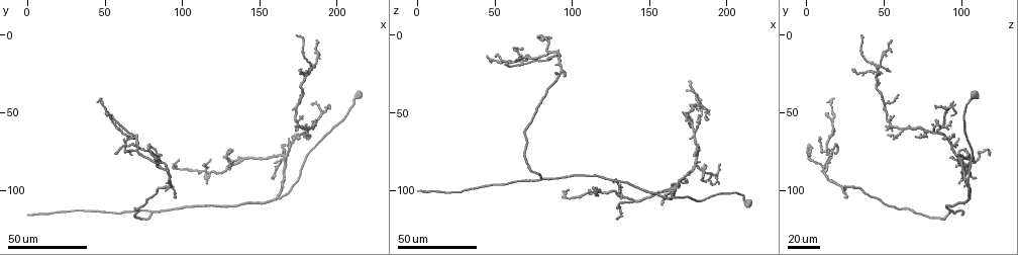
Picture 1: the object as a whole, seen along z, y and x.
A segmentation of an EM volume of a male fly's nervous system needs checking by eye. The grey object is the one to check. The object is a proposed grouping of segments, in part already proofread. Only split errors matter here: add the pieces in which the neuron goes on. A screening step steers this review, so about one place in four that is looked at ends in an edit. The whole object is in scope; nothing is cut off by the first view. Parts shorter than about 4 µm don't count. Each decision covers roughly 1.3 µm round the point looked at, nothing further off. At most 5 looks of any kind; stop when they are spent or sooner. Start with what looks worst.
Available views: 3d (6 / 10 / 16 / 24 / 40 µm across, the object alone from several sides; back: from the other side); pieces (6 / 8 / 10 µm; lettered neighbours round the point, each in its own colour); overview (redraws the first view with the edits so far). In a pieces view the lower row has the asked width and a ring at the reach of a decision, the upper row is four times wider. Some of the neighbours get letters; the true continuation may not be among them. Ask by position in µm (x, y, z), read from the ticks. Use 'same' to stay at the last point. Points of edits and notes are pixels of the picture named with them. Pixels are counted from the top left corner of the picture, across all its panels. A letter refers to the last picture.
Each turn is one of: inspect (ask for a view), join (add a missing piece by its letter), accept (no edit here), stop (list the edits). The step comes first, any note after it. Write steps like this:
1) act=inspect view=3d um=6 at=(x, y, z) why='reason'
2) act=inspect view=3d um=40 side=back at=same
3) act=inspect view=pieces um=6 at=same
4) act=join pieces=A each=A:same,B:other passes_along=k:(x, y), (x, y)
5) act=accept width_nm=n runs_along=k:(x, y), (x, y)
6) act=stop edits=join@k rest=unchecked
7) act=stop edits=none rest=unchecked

act=inspect view=3d um=40 at=(1, 117, 100) why='branch stops here'

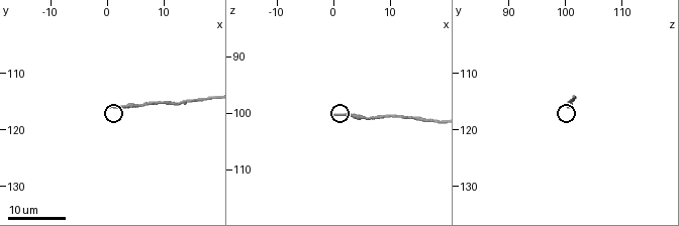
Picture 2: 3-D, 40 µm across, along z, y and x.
act=inspect view=pieces um=8 at=(0.5, 116.0, 100.5)

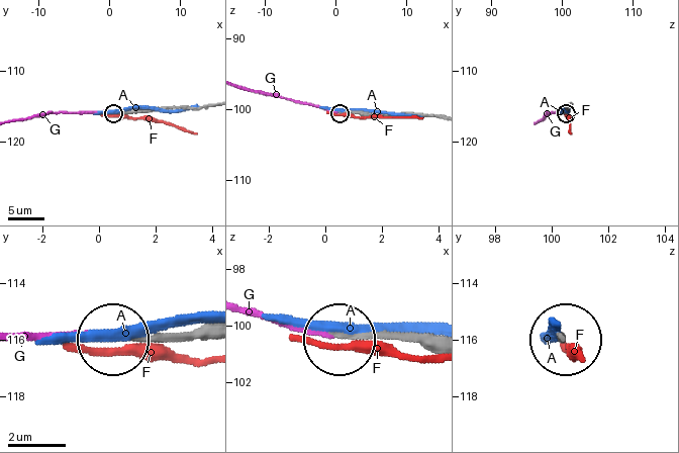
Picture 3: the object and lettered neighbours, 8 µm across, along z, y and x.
act=join pieces=G each=A:other,F:other,G:same passes_along=3:(358, 113), (325, 110), (243, 89) found='the neuron continues'

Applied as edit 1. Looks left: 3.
act=inspect view=3d um=40 at=(128, 78, 119) why='thin end'

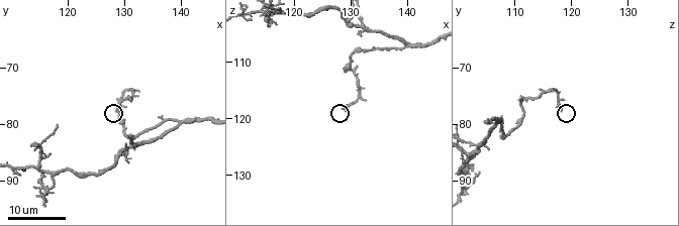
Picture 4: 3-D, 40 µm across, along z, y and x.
act=inspect view=3d um=6 at=(128.5, 77.5, 118.5)

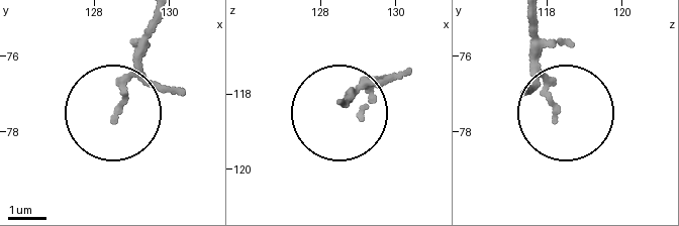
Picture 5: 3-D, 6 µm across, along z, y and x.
act=inspect view=pieces um=6 at=(128.55, 77.50, 118.25)

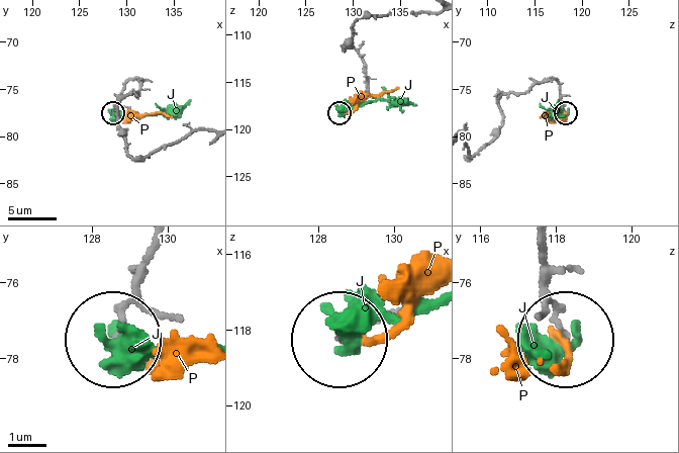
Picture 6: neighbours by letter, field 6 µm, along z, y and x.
act=accept each=J:other,P:other runs_along=6:(158, 250), (119, 334) found='no lettered piece goes on from it'

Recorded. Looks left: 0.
act=stop edits=join@3 rest=unchecked

